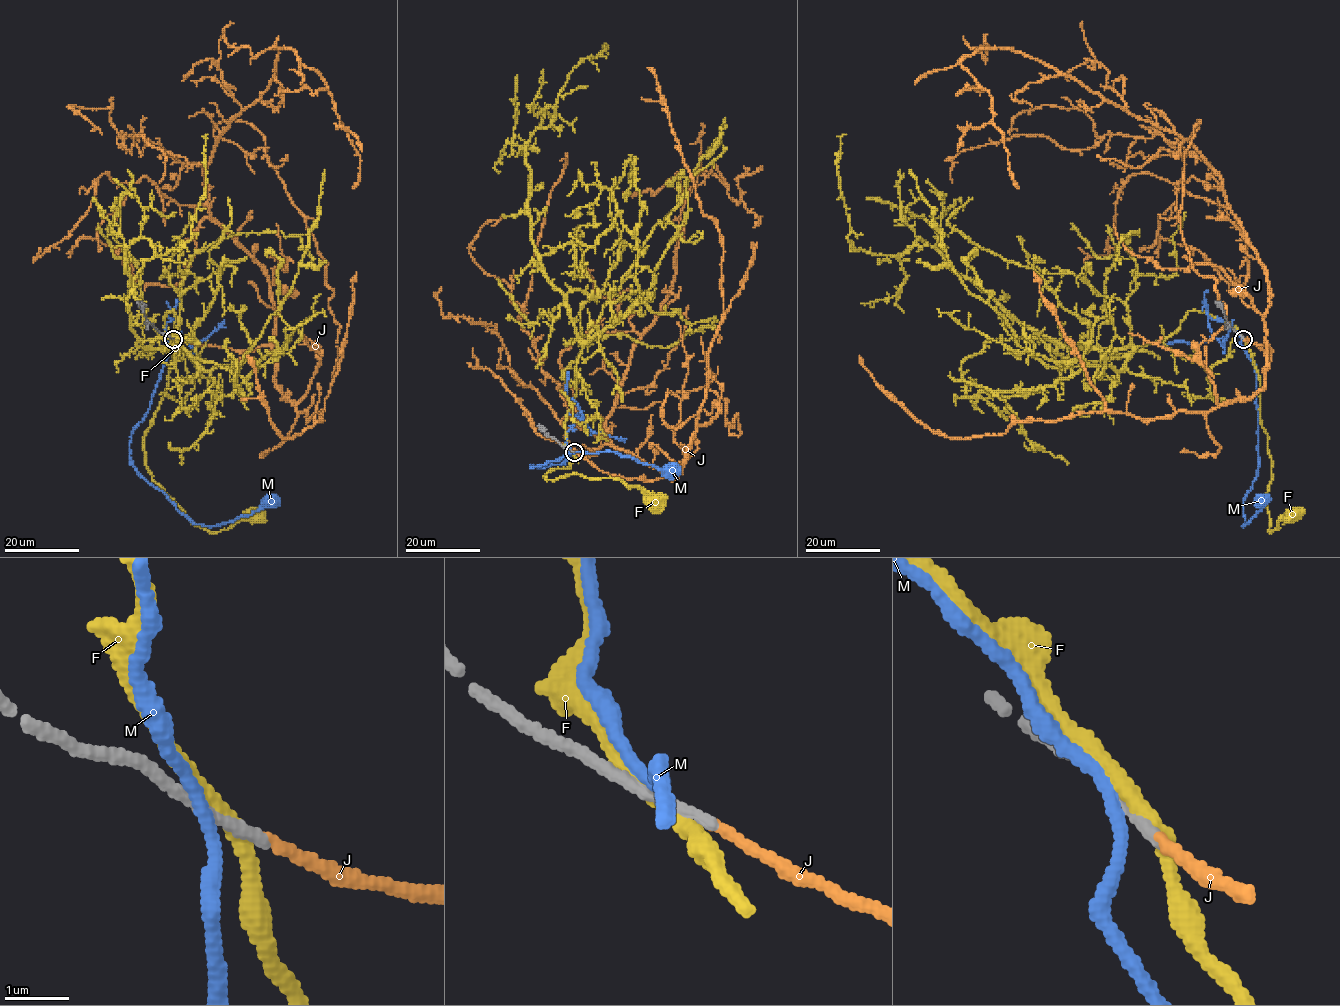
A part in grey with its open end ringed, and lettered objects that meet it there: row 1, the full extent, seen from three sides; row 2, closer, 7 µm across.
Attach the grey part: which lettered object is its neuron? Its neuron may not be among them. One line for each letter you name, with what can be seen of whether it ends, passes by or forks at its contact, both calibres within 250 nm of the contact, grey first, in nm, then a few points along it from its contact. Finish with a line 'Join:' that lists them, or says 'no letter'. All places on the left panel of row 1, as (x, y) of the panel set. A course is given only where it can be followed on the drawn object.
J: it ends | 170/140 nm | via (172, 339), (273, 338), (268, 275), (210, 216), (205, 165), (280, 47), (323, 78), (353, 188)
Join: J

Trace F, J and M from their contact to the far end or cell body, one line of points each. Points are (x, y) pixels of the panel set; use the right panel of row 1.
F: (1242, 337), (1260, 382), (1260, 423), (1268, 436), (1272, 480), (1265, 498), (1270, 532), (1289, 513)
J: (1244, 339), (1272, 351), (1267, 270), (1203, 156), (1051, 67), (980, 48), (960, 62), (991, 98), (1019, 188)
M: (1241, 337), (1241, 345), (1255, 365), (1259, 420), (1257, 477), (1244, 498), (1243, 526), (1261, 509), (1261, 500)

